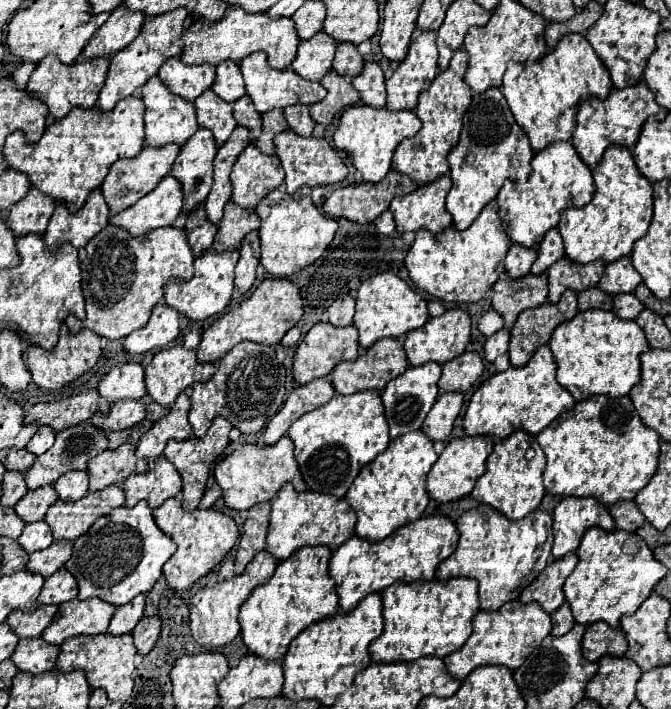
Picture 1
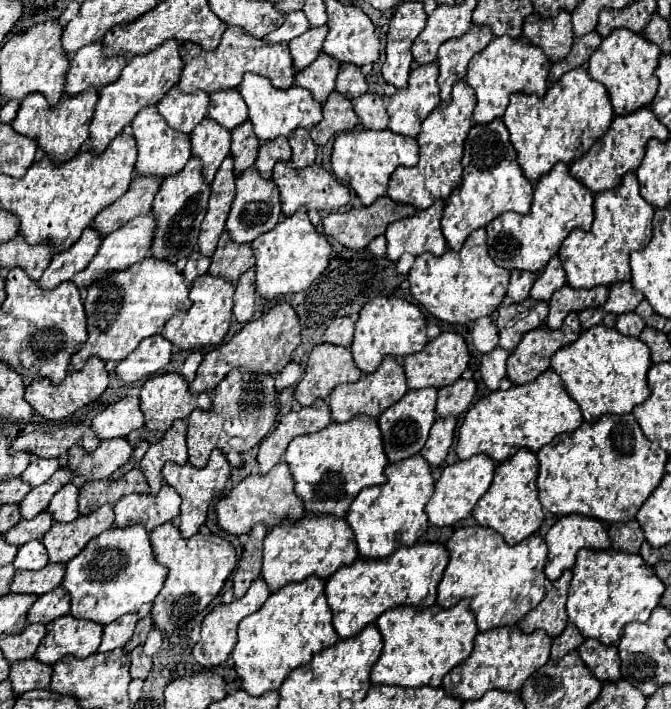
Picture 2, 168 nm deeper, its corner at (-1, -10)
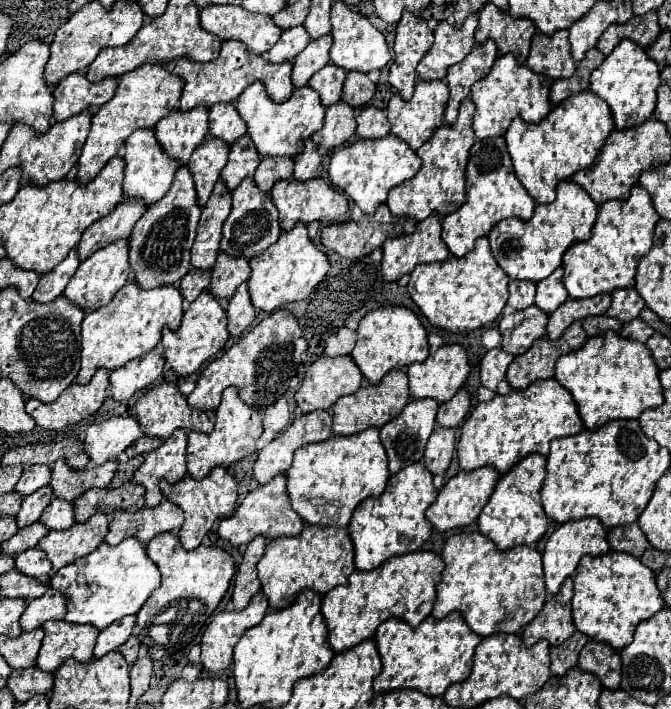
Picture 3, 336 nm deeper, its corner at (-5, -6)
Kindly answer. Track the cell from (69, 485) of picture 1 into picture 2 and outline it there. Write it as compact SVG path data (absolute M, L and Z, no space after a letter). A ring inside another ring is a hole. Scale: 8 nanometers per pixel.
M74 483L64 485L50 501L48 509L50 517L56 523L70 523L78 517L78 487Z

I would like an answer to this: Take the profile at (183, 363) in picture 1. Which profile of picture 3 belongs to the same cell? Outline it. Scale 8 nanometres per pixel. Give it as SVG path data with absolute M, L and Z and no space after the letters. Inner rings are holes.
M160 383L154 385L152 389L148 389L138 401L136 401L136 417L140 421L140 427L146 435L152 437L160 437L160 439L168 439L178 427L190 429L190 431L202 431L202 433L210 433L214 427L212 415L208 411L200 411L200 409L192 409L186 401L186 397L180 393L178 385L174 383Z

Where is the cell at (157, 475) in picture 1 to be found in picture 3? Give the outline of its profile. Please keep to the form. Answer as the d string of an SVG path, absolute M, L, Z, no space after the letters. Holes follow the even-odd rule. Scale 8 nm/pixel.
M162 499L154 509L142 507L136 511L114 511L110 515L110 531L106 543L118 545L124 537L138 537L142 543L148 543L154 535L164 531L178 531L182 525L182 509L168 499Z

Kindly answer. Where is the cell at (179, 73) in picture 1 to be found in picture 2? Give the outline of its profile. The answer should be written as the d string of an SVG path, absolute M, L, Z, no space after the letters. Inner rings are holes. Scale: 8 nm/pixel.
M172 87L156 109L170 127L190 135L208 113L208 95L202 91L184 95L178 91L178 87Z

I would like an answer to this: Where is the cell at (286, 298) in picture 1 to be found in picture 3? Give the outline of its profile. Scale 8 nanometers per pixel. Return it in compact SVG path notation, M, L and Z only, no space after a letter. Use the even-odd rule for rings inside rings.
M278 309L270 313L266 319L262 319L254 329L250 329L250 333L242 335L236 345L232 345L220 357L208 363L208 367L196 381L196 389L188 395L188 403L194 409L206 409L206 411L216 409L222 391L234 385L238 387L240 397L246 403L268 407L288 389L290 379L296 375L300 357L306 351L306 347L308 343L302 335L296 317L286 309ZM240 369L246 369L246 373L240 373Z

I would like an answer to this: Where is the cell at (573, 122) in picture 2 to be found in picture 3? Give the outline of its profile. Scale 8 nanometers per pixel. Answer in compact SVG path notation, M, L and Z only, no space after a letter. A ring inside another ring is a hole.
M586 89L564 99L560 105L554 105L546 119L536 125L516 117L504 137L508 143L508 153L512 155L516 177L522 181L526 191L536 203L552 203L558 181L570 179L574 171L590 167L612 129L614 121L608 103Z

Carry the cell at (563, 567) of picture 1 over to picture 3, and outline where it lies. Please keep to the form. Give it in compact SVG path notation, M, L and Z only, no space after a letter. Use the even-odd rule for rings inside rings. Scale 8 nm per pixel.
M568 577L560 591L546 601L542 611L528 623L524 625L522 631L522 641L526 645L534 645L538 639L548 639L550 645L558 645L566 641L574 631L574 621L572 621L572 577Z

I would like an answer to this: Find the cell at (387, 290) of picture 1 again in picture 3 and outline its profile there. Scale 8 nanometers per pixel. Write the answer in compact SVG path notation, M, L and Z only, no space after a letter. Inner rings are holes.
M400 305L392 307L380 307L370 313L360 321L358 325L358 341L354 351L350 353L354 363L360 367L362 375L370 379L370 383L380 383L380 379L390 371L390 369L402 369L410 363L424 361L428 357L428 333L420 321L420 317Z

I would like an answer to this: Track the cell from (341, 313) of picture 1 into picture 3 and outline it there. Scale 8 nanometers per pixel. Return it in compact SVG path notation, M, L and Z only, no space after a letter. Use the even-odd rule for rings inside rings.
M342 327L342 329L338 329L338 333L334 333L326 339L326 349L324 351L330 357L348 355L354 349L354 343L356 343L356 331L348 329L348 327Z

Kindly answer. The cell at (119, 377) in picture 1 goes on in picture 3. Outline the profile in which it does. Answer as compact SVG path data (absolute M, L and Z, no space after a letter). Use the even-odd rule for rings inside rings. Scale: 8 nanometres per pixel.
M134 415L110 417L86 429L84 449L90 461L98 465L108 459L118 459L118 455L138 437L142 437L142 429Z

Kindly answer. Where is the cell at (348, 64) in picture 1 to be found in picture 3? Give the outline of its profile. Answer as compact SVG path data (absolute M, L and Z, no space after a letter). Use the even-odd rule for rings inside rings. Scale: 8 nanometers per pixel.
M350 71L346 75L346 81L344 81L344 93L342 93L342 99L352 105L352 107L362 107L366 105L372 95L374 95L374 89L376 85L368 79L366 73L360 73L360 71Z

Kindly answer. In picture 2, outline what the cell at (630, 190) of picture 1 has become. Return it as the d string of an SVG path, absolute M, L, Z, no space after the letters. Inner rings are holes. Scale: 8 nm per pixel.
M626 173L622 177L620 187L596 195L592 229L590 231L574 229L558 251L558 257L566 271L568 285L576 289L592 289L596 285L610 287L618 281L628 281L630 251L640 251L650 243L652 217L654 217L654 207L642 199L640 185L634 173Z

